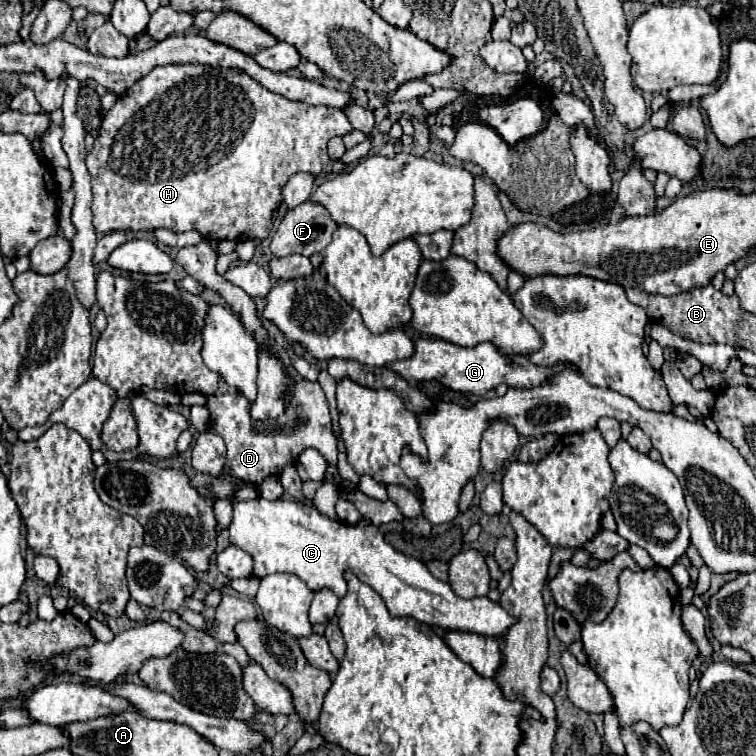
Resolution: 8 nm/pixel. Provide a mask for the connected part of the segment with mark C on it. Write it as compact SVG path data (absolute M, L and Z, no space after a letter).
M263 497L233 503L229 533L231 543L253 557L253 575L259 579L271 573L295 573L311 591L329 587L341 599L345 597L343 573L351 571L359 581L381 595L393 617L413 617L427 625L439 625L441 629L473 631L491 637L503 637L515 623L499 603L493 603L487 597L457 597L449 583L435 579L419 559L395 551L375 525L349 527L347 523L323 517L313 503L287 499L267 501Z

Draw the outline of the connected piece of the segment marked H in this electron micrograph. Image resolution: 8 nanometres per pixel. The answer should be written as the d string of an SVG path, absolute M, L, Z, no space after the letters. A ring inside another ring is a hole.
M161 65L155 67L149 75L145 75L141 81L137 81L131 89L127 89L115 103L113 109L107 111L99 137L95 139L93 151L87 153L87 169L93 179L93 225L97 233L107 233L107 231L147 231L149 227L153 229L171 229L175 233L185 233L185 231L199 231L205 239L267 239L271 231L271 215L273 211L281 205L283 201L283 187L289 181L291 175L295 173L311 173L315 177L327 175L327 173L339 173L345 169L345 163L331 161L327 155L327 141L331 137L343 137L351 133L353 127L347 119L341 119L341 109L327 107L327 105L307 105L299 101L289 101L285 97L279 97L277 93L271 93L263 85L259 85L255 79L251 79L247 73L239 69L219 69L219 67L209 67L209 65Z

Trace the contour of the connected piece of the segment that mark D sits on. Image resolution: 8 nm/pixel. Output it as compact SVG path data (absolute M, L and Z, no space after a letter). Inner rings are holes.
M307 379L295 383L287 409L281 417L273 421L255 421L249 415L251 401L241 393L223 393L211 395L207 401L207 409L211 413L209 425L227 445L227 463L225 469L231 471L237 479L261 485L269 475L281 475L281 471L291 465L291 459L297 459L305 449L317 449L327 463L337 463L337 441L331 427L329 405L319 383L311 383Z

